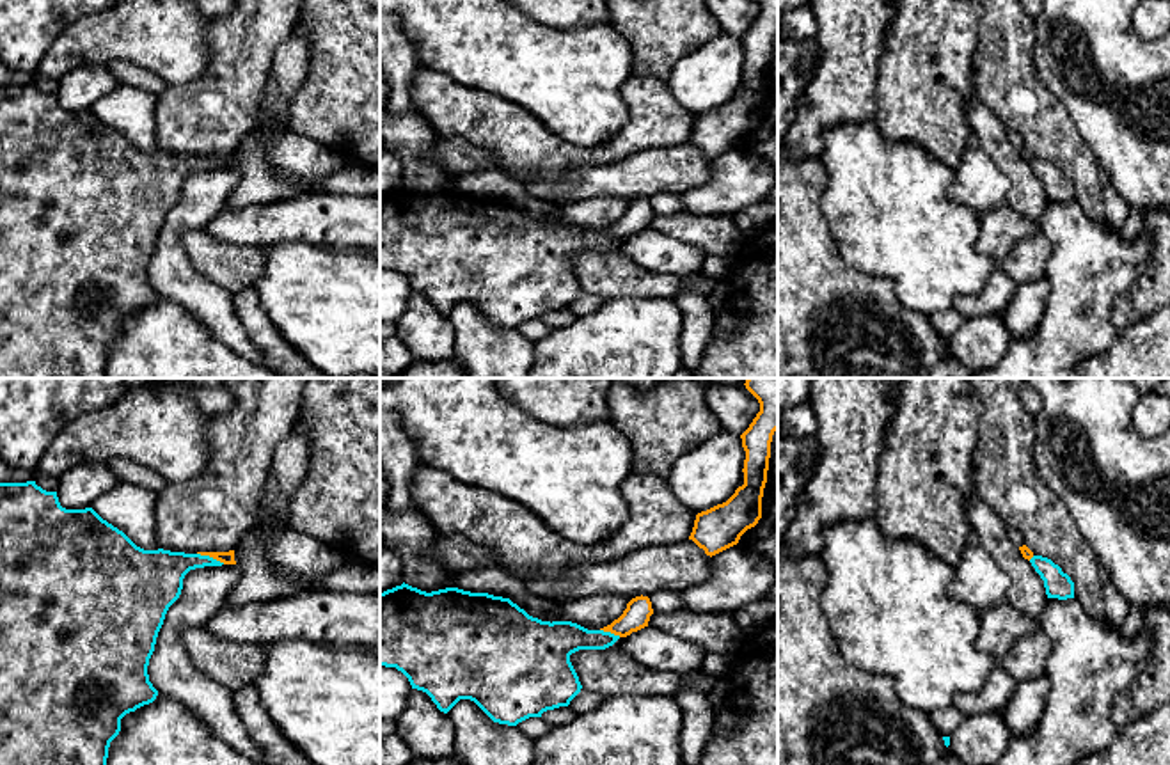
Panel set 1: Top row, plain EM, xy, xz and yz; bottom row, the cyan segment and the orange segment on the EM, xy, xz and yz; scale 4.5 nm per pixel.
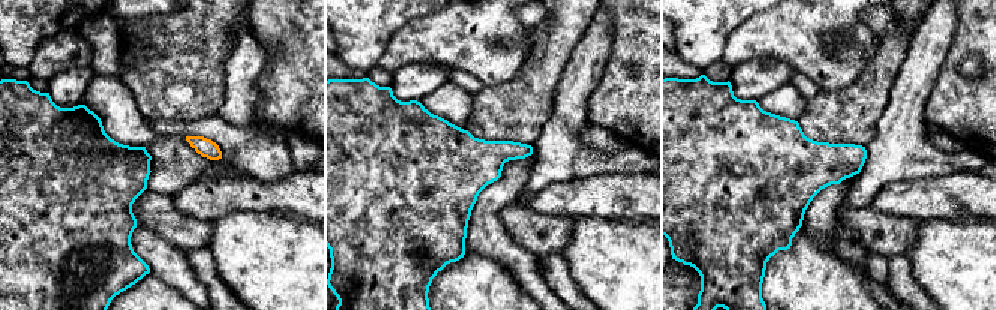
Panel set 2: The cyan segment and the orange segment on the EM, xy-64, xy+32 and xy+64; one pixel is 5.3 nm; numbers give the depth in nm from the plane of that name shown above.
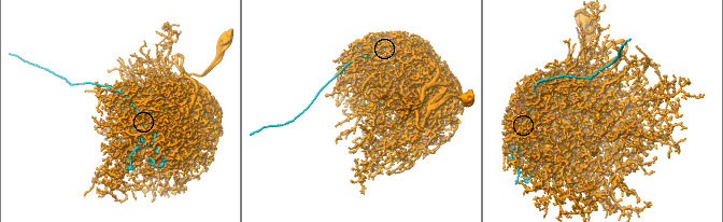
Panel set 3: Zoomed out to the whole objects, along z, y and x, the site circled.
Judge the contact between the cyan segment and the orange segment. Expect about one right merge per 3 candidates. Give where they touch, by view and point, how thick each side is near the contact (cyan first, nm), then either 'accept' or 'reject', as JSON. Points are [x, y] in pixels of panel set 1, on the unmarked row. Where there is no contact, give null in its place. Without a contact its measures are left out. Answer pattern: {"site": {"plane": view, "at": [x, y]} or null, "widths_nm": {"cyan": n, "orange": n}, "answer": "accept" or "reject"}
{"site": {"plane": "xy", "at": [212, 160]}, "widths_nm": {"cyan": 220, "orange": 60}, "answer": "reject"}

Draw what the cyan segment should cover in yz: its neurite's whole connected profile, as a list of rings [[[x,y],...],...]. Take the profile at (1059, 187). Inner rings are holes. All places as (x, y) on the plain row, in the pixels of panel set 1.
[[[1033,158],[1030,165],[1044,183],[1047,201],[1074,201],[1074,185],[1058,167],[1042,158]]]

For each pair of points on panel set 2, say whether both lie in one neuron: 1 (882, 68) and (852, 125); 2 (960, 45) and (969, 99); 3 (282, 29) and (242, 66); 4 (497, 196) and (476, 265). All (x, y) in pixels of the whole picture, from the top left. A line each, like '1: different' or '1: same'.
1: same
2: same
3: different
4: different

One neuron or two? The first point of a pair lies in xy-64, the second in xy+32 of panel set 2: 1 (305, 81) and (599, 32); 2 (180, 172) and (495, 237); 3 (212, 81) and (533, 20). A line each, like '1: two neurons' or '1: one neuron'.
1: two neurons
2: one neuron
3: two neurons

